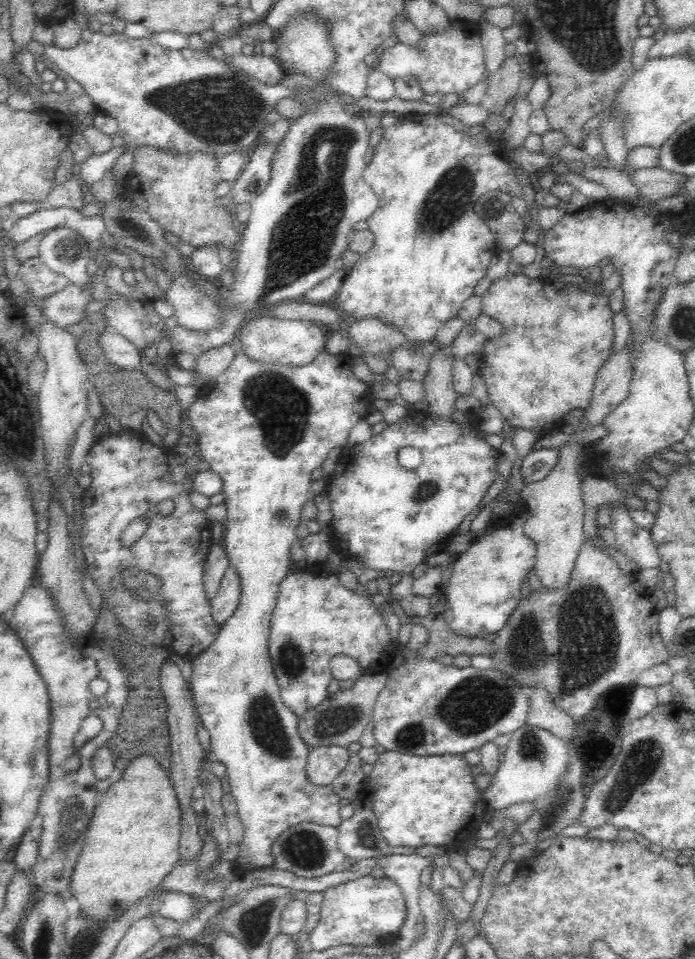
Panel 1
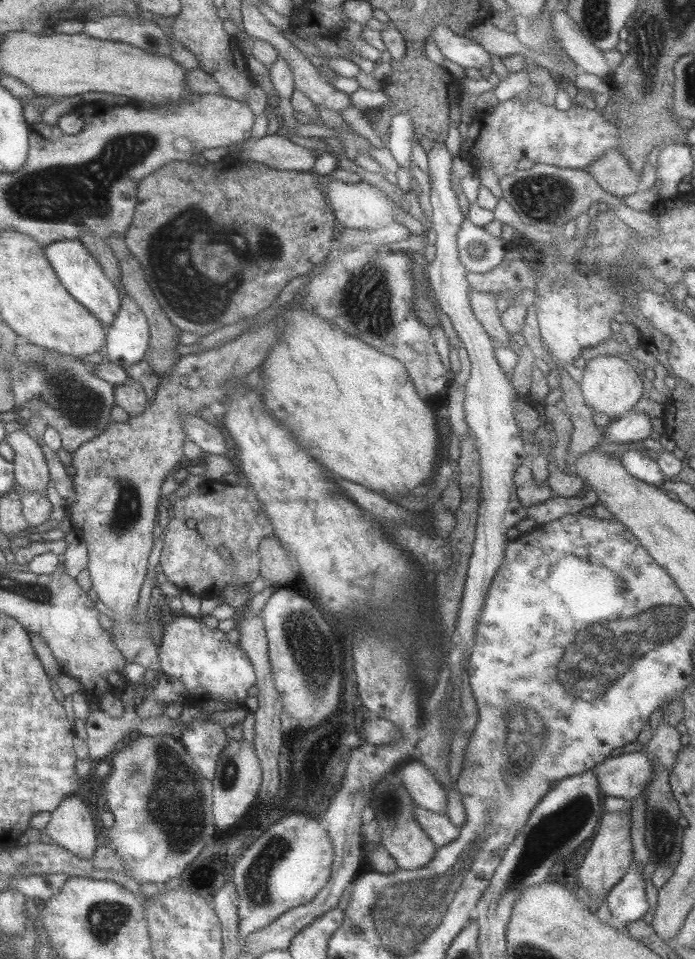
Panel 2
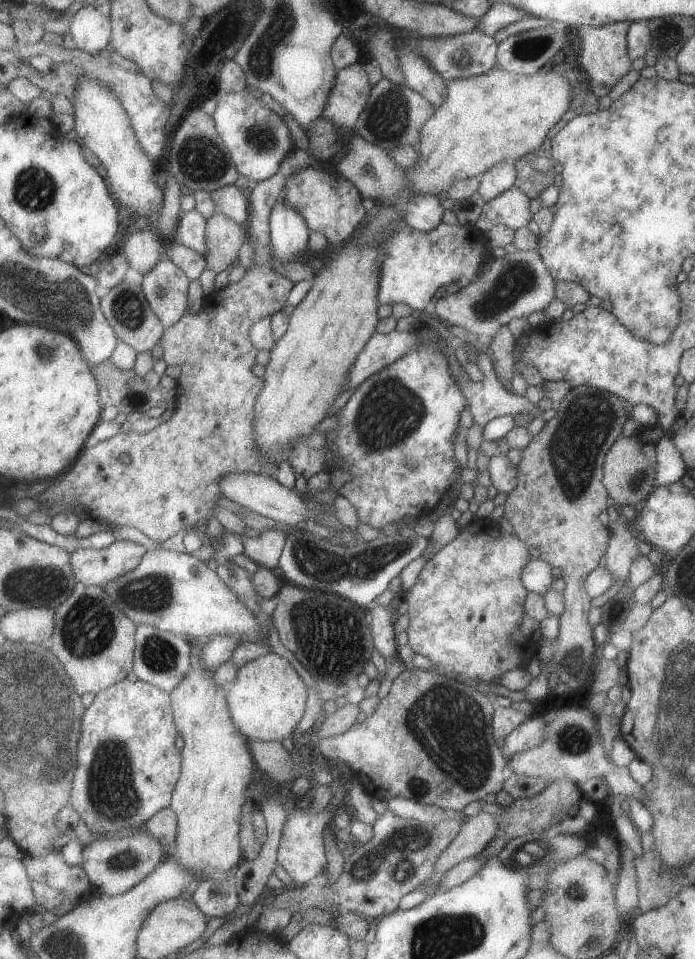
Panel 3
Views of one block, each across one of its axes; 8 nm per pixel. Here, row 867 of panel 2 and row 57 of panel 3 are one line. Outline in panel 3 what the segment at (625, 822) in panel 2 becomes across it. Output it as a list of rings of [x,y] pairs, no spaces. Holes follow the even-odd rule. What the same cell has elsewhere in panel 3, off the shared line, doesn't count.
[[[615,22],[605,26],[581,26],[577,28],[581,40],[581,52],[579,62],[581,68],[587,72],[589,82],[595,82],[599,86],[614,86],[620,78],[623,78],[631,70],[631,61],[626,49],[626,32],[630,22]]]

